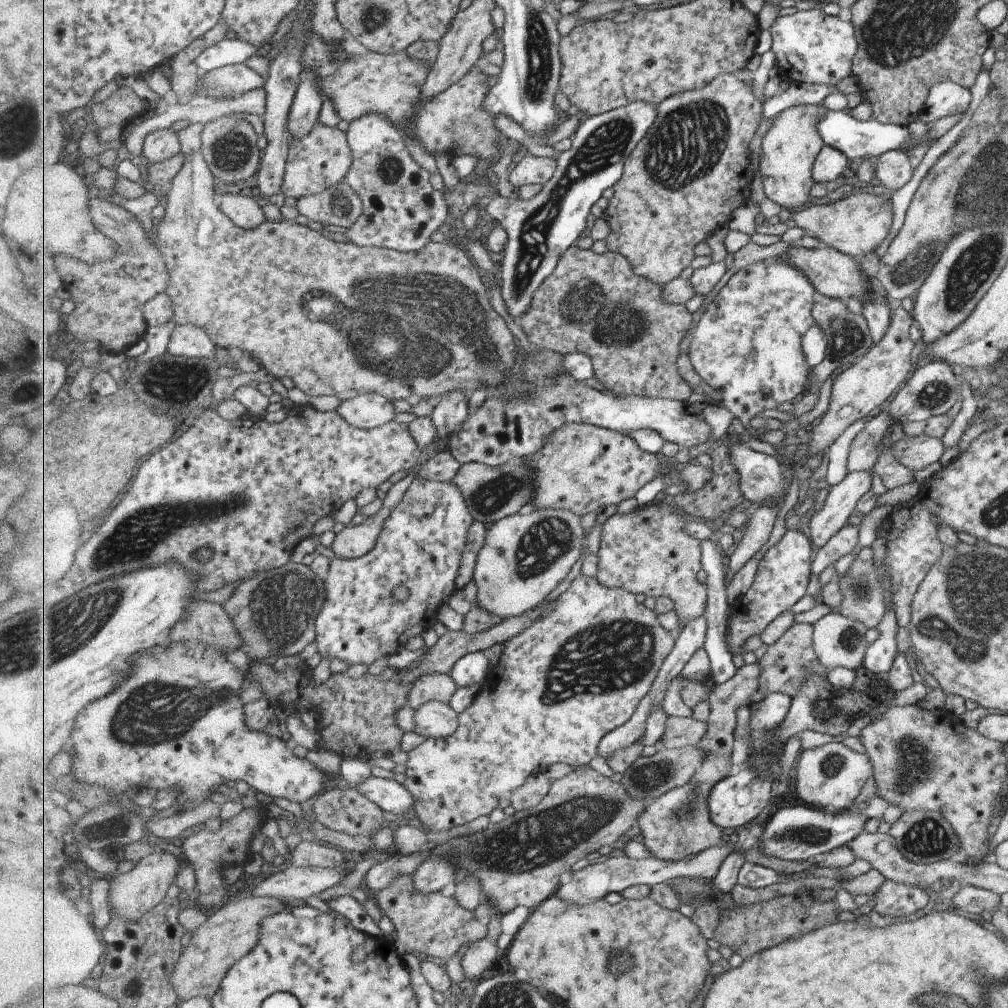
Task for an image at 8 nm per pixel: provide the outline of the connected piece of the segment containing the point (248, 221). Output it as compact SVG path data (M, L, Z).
M225 194L219 198L222 210L242 228L255 229L267 221L264 208L256 198L244 194Z

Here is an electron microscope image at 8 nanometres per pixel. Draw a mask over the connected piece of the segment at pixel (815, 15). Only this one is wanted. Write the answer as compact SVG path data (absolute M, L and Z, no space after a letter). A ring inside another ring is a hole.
M820 9L799 10L793 15L778 16L770 29L774 38L773 51L778 56L778 67L783 80L802 86L805 82L834 85L852 73L853 58L857 51L854 27L851 22L840 19L838 15L826 16Z

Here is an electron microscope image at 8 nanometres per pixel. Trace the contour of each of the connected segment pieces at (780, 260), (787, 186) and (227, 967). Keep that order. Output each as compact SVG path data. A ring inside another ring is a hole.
M770 257L739 270L709 304L694 332L690 354L704 380L723 396L723 405L746 426L750 420L786 402L796 402L811 370L803 350L804 336L815 324L812 310L816 286L801 269L783 257Z
M798 104L779 113L773 118L769 131L763 136L763 157L759 164L763 175L763 184L767 196L780 204L784 214L790 210L799 212L802 204L808 200L810 186L814 184L812 173L817 155L826 144L818 132L819 112L828 110L824 106L813 104Z
M251 895L241 901L232 901L212 914L208 922L192 936L173 972L173 984L176 985L182 1003L196 997L215 997L237 962L261 943L261 924L270 915L289 909L280 901L272 897Z

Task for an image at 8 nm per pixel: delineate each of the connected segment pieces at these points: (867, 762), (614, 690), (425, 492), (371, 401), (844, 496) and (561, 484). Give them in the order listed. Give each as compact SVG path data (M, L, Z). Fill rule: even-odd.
M828 742L815 749L802 750L795 765L798 774L796 788L800 798L805 804L814 804L827 813L850 810L850 804L866 780L873 776L871 760L844 748L841 742Z
M580 574L571 584L570 588L555 602L556 608L547 613L539 621L536 621L529 629L523 631L520 636L513 638L506 644L506 652L500 660L500 666L494 668L484 685L480 688L473 704L461 713L461 725L457 733L450 738L428 738L421 746L409 752L407 760L407 779L404 786L413 793L417 800L415 810L418 814L417 823L427 824L430 831L450 830L454 826L470 824L476 818L490 816L496 808L500 798L511 797L516 791L520 791L534 775L543 773L552 768L554 764L570 764L572 766L588 766L594 758L598 758L602 741L611 733L629 723L636 714L638 707L653 690L662 667L669 659L673 650L677 647L677 639L672 638L670 630L662 624L660 614L650 610L644 603L638 602L636 594L626 589L611 589L603 585L598 578L591 578Z
M416 479L408 491L407 496L398 505L398 508L394 510L391 517L386 521L383 533L377 542L377 547L368 555L360 558L342 558L338 557L332 560L331 568L328 576L325 580L325 587L327 588L327 596L323 607L321 608L320 614L317 616L316 622L316 642L318 650L321 653L322 659L328 660L345 660L350 665L352 664L366 664L372 666L376 664L380 658L384 656L398 654L402 652L402 649L407 648L407 644L410 639L423 635L427 630L430 630L434 626L441 627L439 616L441 615L441 608L445 606L447 602L452 599L453 594L458 590L456 579L460 572L462 564L464 549L468 542L468 533L472 528L472 525L476 522L473 512L469 507L468 498L462 492L462 489L455 485L453 482L442 482L442 481L427 481L426 479ZM398 586L408 586L410 588L410 598L402 602L394 596L394 590Z
M378 393L343 401L337 410L350 424L361 429L381 427L396 418L393 400Z
M864 471L849 472L843 481L831 486L822 509L815 512L806 529L813 548L822 548L847 524L846 520L857 508L857 502L871 490L870 486L871 475Z
M570 423L562 427L545 448L522 460L530 461L539 471L535 497L527 511L568 509L583 517L602 512L602 506L619 505L634 498L668 467L663 456L648 452L629 434L588 423Z

